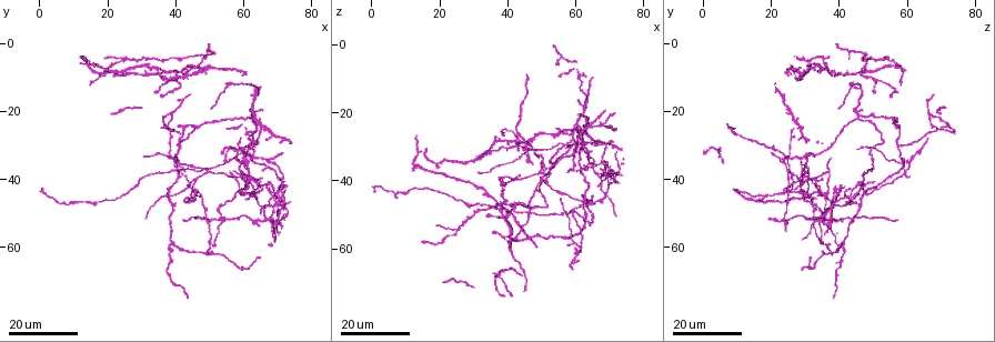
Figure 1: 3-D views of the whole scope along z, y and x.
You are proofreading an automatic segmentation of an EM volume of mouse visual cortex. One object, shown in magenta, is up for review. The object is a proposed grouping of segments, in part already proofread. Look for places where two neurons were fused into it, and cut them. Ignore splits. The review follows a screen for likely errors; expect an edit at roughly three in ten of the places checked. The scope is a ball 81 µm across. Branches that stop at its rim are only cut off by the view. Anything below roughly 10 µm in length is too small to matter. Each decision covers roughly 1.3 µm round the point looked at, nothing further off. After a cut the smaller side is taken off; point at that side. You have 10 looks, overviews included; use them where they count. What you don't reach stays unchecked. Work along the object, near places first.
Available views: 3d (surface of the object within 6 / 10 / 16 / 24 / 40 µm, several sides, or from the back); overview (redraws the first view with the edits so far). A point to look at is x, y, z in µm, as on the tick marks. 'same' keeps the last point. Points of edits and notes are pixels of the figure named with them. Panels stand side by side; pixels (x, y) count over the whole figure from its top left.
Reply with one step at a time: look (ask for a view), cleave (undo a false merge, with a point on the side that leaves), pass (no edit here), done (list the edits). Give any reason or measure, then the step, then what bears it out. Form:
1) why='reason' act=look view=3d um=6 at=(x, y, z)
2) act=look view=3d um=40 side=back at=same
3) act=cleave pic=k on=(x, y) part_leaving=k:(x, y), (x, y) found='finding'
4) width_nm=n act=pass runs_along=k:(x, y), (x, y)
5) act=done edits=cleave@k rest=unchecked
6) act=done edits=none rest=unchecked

act=look view=3d um=24 at=(39.0, 59.5, 41.0)

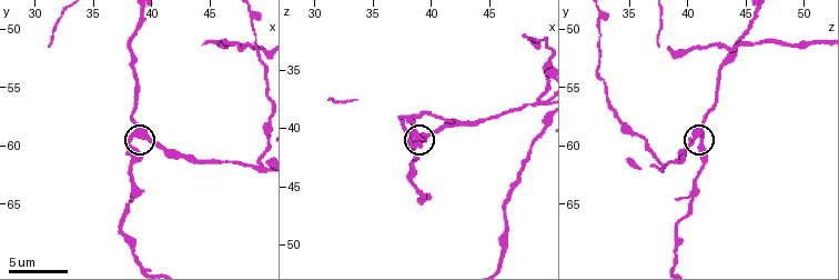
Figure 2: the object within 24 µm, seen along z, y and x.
why='closer look' act=look view=3d um=6 at=same

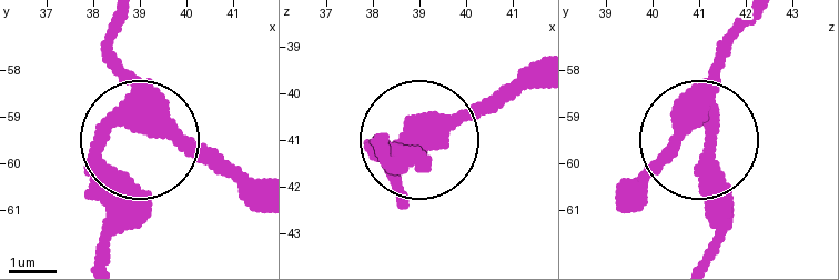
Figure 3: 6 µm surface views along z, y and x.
width_nm=430 act=pass runs_along=3:(125, 21), (110, 57), (133, 124), (105, 152), (105, 244) found='continuous, no second neuron'

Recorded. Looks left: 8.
why='calibre changes' act=look view=3d um=6 at=(37.2, 67.0, 39.0)

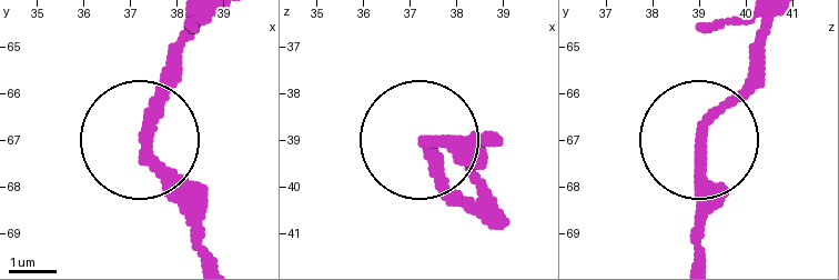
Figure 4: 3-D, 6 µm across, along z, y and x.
width_nm=250 act=pass runs_along=4:(766, 18), (750, 77), (698, 137), (695, 229) found='continuous, no second neuron'

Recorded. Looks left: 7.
why='two arms in line, one across' act=look view=3d um=16 at=(60.0, 44.5, 23.0)

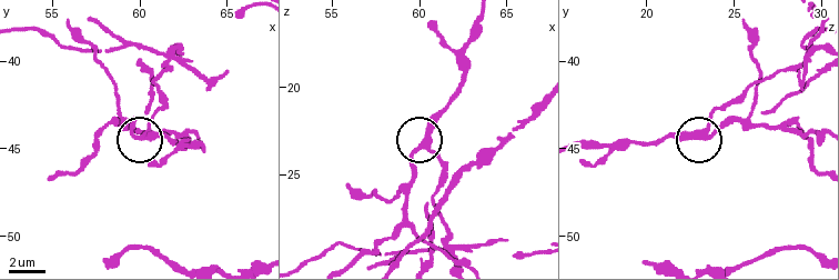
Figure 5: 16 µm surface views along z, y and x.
act=look view=3d um=10 at=(60.1, 44.4, 23.2)

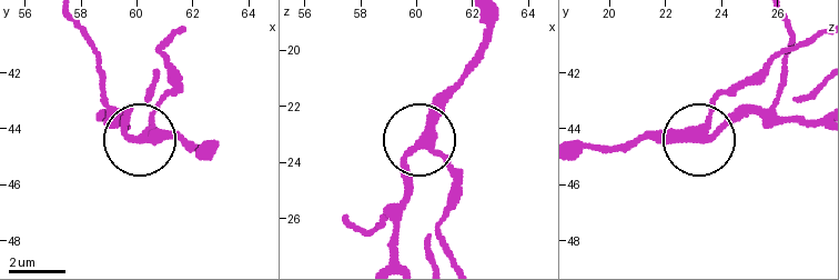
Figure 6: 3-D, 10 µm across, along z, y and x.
arms=3 act=pass found='one neuron here'

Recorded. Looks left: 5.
why='arms run side by side' act=look view=3d um=16 at=(49.4, 61.0, 37.4)

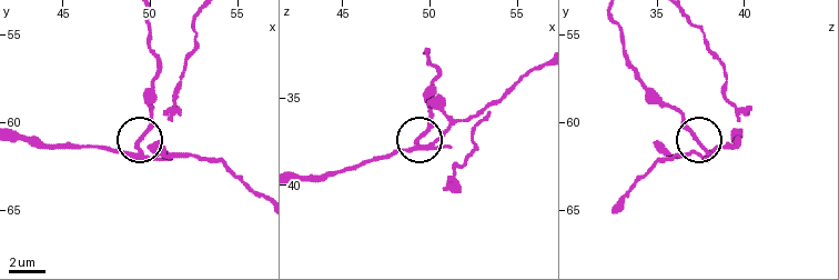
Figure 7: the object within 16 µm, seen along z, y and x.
width_nm=200 act=cleave pic=7 on=(141, 134) part_leaving=7:(147, 157), (138, 140), (151, 118), (155, 73), (147, 20) found='a second neuron is stuck on'

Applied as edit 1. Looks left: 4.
why='four or more arms meet' act=look view=3d um=16 at=(62.5, 44.5, 36.0)

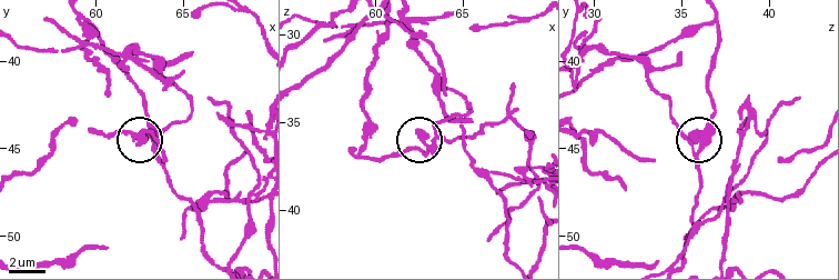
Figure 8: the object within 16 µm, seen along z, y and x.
act=look view=3d um=6 at=(62.8, 44.5, 35.6)

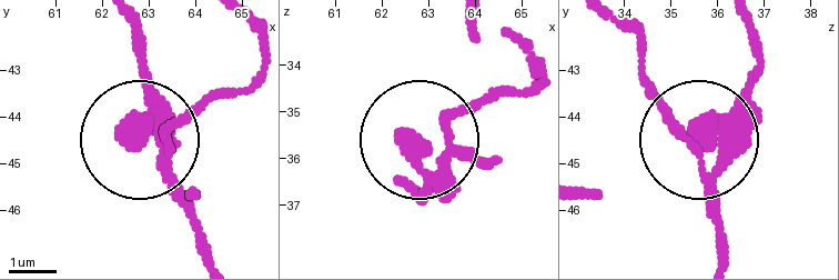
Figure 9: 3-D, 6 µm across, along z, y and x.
act=cleave pic=9 on=(169, 109) part_leaving=9:(165, 176), (205, 254) found='two neurons meet here'

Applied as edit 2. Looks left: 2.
act=done edits=cleave@7,cleave@9 rest=unchecked

